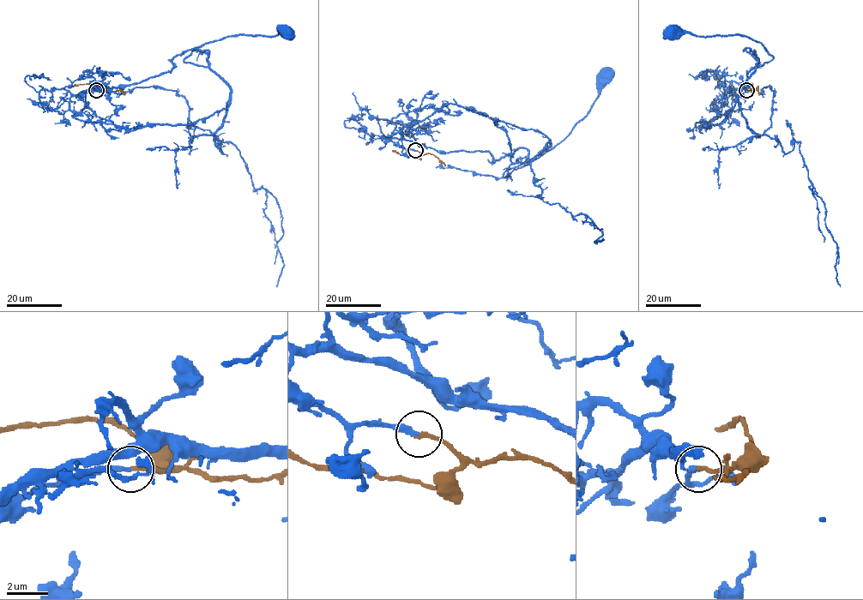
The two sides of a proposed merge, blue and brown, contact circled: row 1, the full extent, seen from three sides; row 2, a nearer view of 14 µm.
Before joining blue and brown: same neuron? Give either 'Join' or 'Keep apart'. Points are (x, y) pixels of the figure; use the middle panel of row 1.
Join

